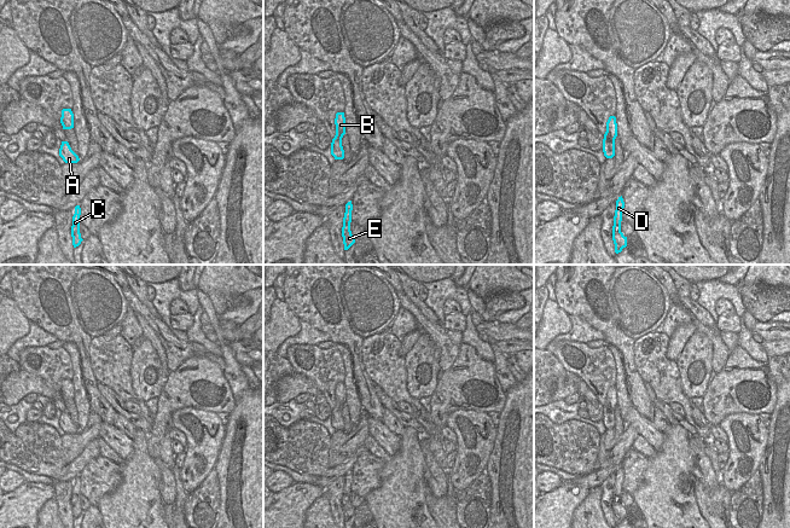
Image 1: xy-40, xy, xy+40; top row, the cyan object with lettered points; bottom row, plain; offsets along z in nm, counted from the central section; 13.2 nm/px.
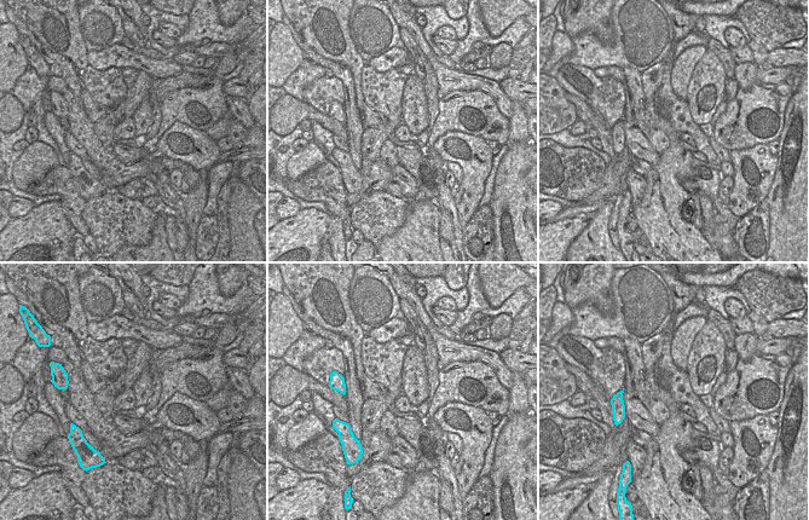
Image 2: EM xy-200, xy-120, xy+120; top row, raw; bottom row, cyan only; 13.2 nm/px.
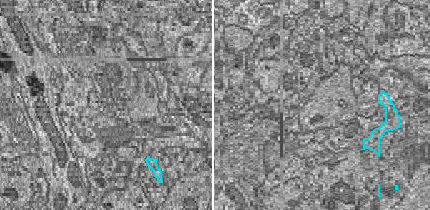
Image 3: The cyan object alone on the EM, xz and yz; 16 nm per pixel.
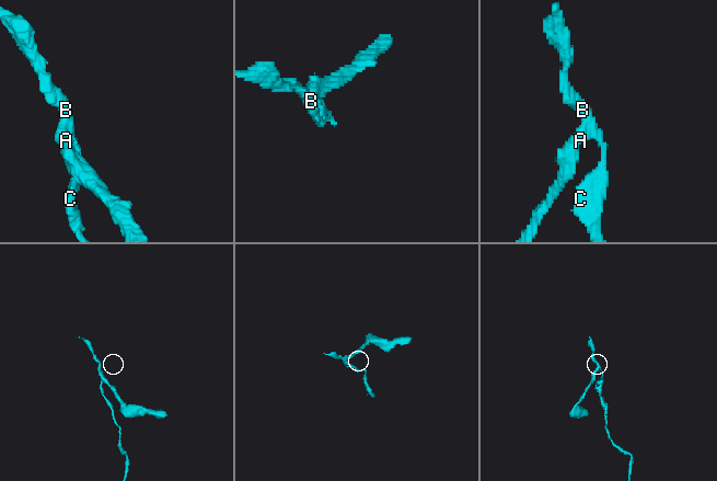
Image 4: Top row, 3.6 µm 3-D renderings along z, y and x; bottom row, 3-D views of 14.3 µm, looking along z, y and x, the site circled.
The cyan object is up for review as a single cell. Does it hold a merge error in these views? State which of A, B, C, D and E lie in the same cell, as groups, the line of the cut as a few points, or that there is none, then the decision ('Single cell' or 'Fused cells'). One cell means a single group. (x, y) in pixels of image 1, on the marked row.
Groups: A / B C D E. Split along xy+40 (604, 137), (614, 155). Fused cells

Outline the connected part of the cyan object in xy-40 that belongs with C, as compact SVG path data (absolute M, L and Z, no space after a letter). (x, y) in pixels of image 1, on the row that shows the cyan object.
M76 205L75 214L72 216L72 226L71 226L71 237L72 237L74 248L79 246L83 240L80 233L80 215L81 215L81 208L80 205Z

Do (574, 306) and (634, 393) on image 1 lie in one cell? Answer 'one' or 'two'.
one

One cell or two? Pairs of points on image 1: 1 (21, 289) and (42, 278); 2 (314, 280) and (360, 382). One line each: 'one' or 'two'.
1: one
2: one

